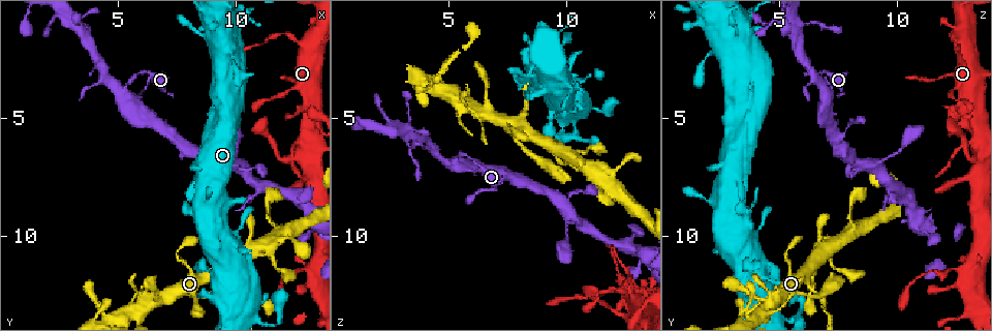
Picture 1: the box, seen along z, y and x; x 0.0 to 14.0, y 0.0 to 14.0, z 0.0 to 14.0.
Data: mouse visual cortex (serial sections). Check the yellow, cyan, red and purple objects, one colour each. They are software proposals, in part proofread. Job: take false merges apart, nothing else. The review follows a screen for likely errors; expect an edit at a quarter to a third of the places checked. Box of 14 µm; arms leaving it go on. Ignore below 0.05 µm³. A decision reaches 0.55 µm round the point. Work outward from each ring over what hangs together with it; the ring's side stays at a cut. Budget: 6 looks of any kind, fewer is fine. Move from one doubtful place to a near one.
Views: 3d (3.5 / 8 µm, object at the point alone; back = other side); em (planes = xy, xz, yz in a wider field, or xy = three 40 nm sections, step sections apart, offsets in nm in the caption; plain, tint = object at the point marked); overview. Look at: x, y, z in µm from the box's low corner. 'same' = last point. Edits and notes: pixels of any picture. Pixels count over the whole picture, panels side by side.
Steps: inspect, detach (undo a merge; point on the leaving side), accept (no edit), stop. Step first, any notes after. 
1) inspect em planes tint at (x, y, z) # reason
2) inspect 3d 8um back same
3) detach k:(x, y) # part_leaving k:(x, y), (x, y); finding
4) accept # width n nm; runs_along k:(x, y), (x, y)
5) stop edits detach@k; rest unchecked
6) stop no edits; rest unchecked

inspect 3d 8um at (11.9, 10.0, 7.7) # looks like a crossing

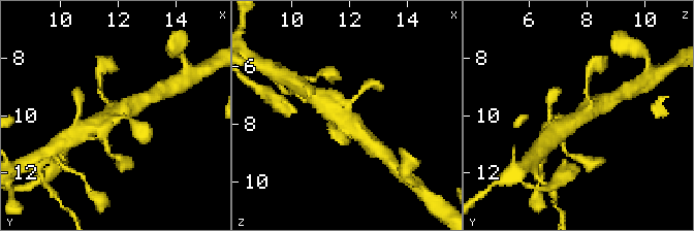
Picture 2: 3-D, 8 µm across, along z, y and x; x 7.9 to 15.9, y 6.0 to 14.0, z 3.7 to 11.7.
inspect 3d 3.5um at (11.9, 10.0, 7.6)

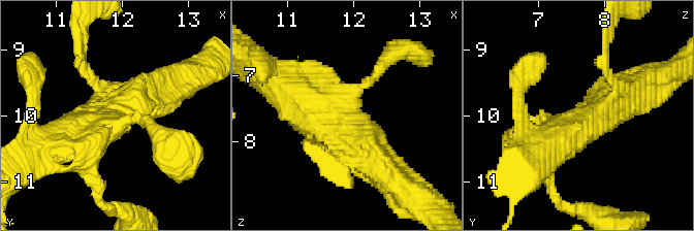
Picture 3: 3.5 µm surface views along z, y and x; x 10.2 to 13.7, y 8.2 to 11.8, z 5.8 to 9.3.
inspect em xy step 3 tint at (11.85, 10.05, 7.65)

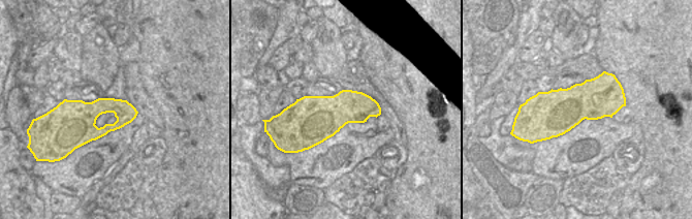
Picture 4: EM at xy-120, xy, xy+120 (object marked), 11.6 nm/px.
accept # width 460 nm; runs_along 3:(282, 90), (383, 172); continuous, no second cell

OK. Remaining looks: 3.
inspect 3d 3.5um back at (7.5, 10.8, 5.2)

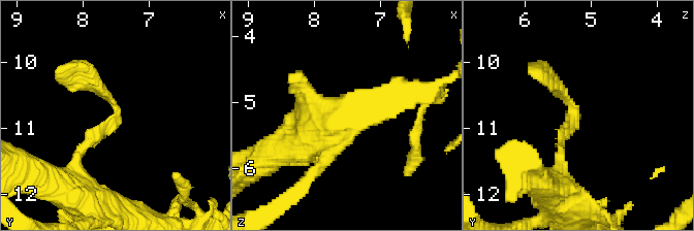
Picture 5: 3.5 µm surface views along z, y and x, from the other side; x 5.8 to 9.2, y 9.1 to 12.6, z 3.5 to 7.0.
inspect em xy step 1 tint at (7.50, 10.80, 5.25) # arm_widths 150, 250 nm; shape alone is not enough

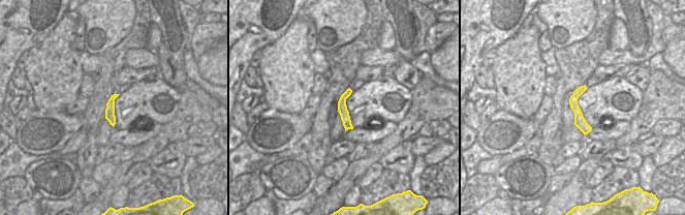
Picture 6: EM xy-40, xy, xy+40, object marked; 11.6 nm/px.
accept # runs_along 6:(583, 88), (574, 108), (588, 129); one cell here

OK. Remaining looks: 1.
stop no edits; rest unchecked

